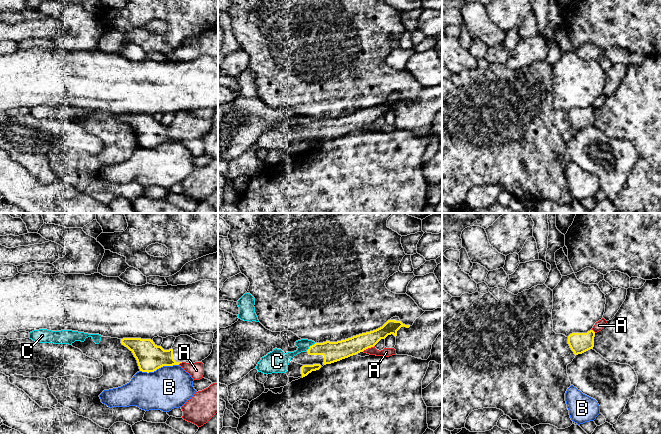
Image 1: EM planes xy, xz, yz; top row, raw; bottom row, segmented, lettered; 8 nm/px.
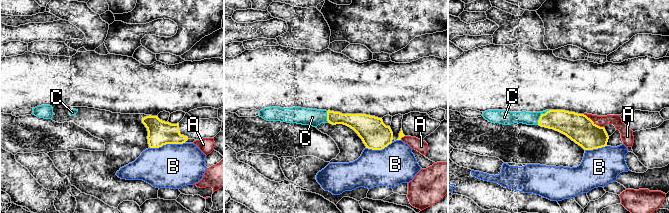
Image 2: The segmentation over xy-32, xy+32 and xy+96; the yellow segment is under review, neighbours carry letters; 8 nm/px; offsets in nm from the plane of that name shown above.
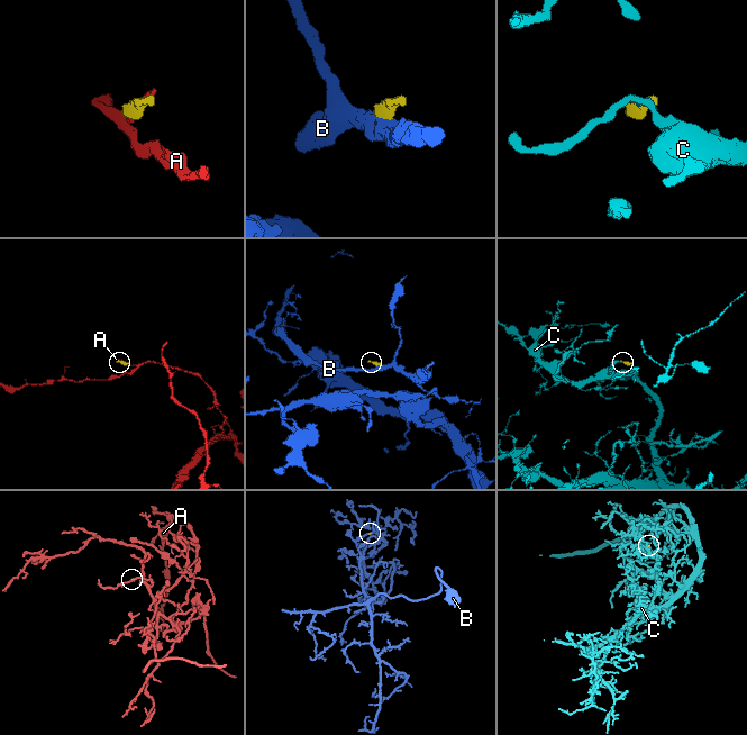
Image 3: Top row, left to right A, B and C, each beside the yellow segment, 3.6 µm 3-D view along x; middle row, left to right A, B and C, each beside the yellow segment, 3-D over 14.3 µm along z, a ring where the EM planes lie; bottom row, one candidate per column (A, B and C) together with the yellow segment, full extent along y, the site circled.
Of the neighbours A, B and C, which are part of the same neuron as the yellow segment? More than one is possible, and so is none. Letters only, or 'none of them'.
C

